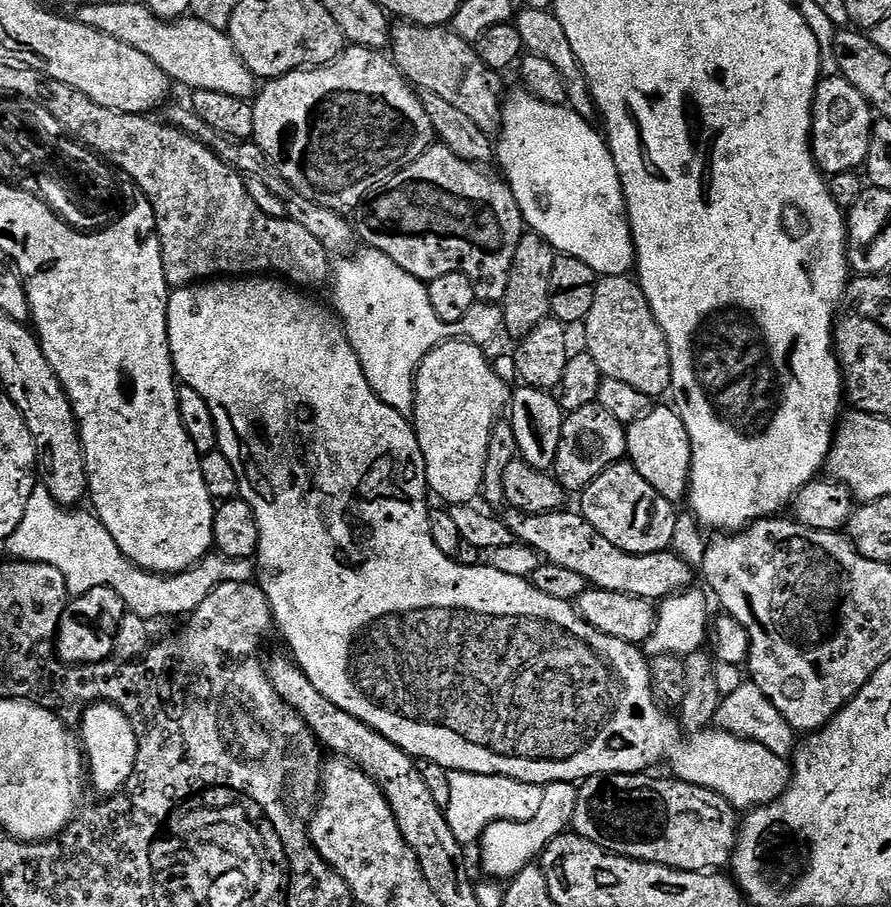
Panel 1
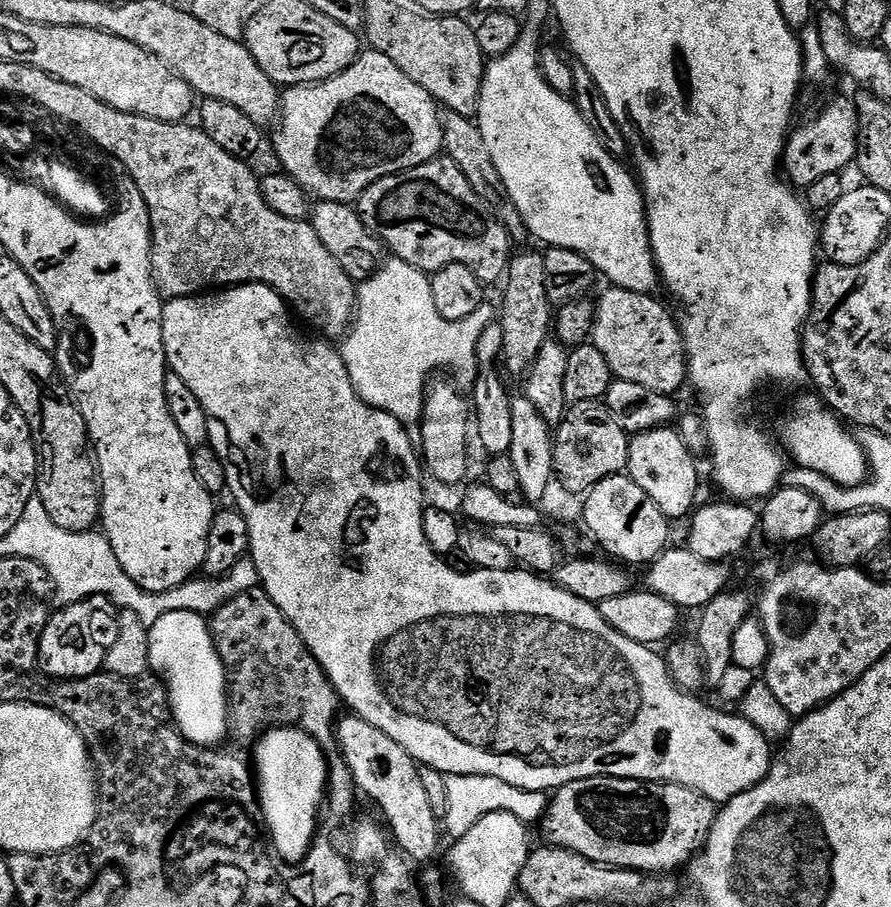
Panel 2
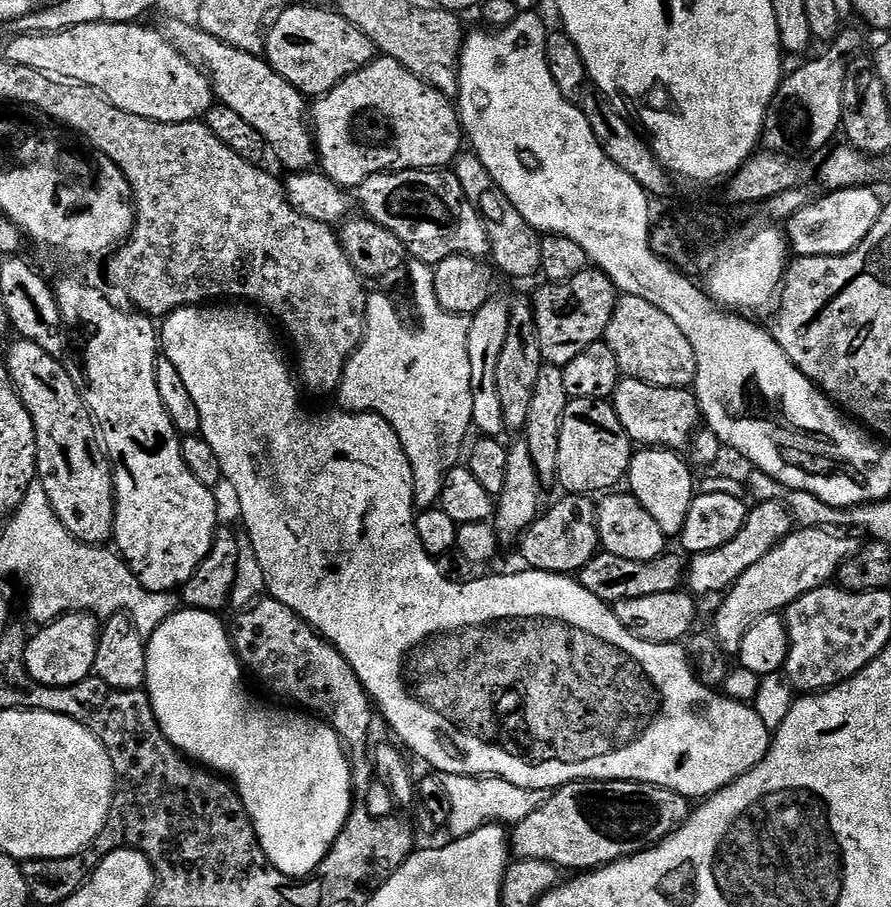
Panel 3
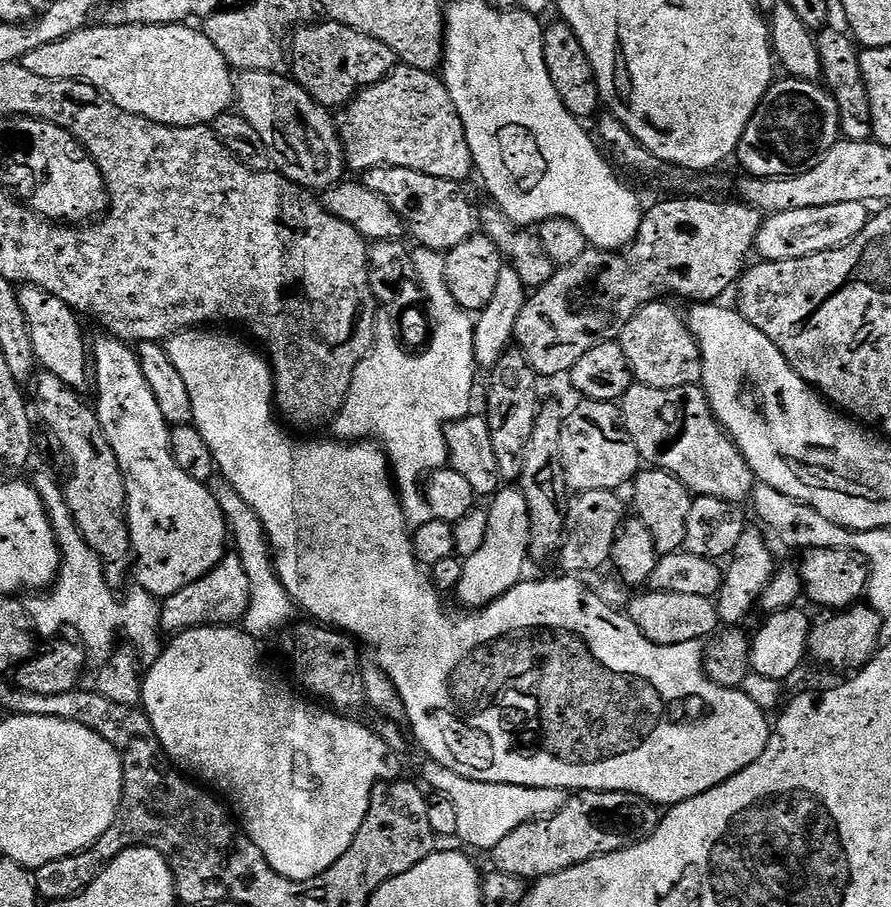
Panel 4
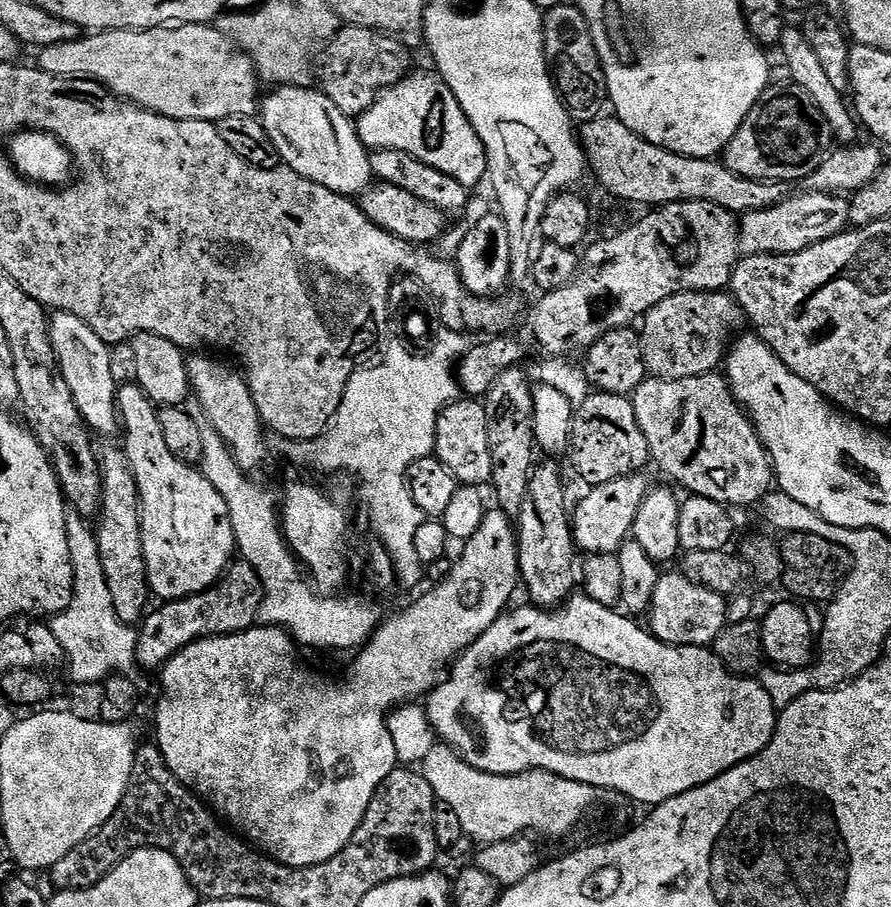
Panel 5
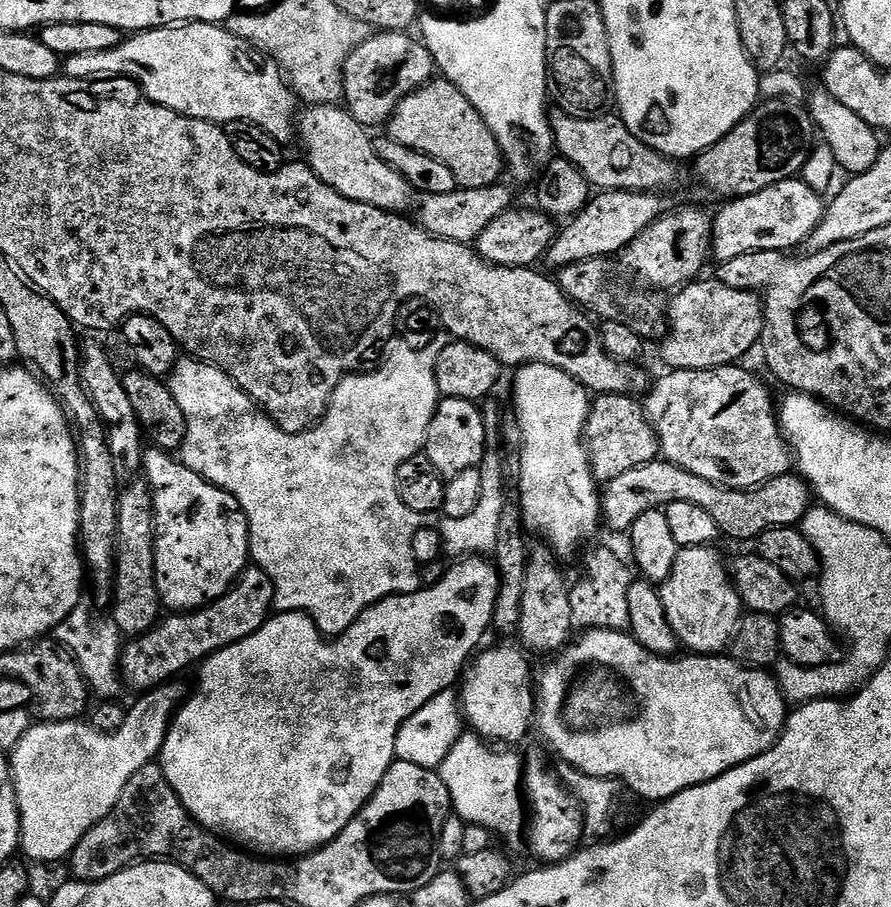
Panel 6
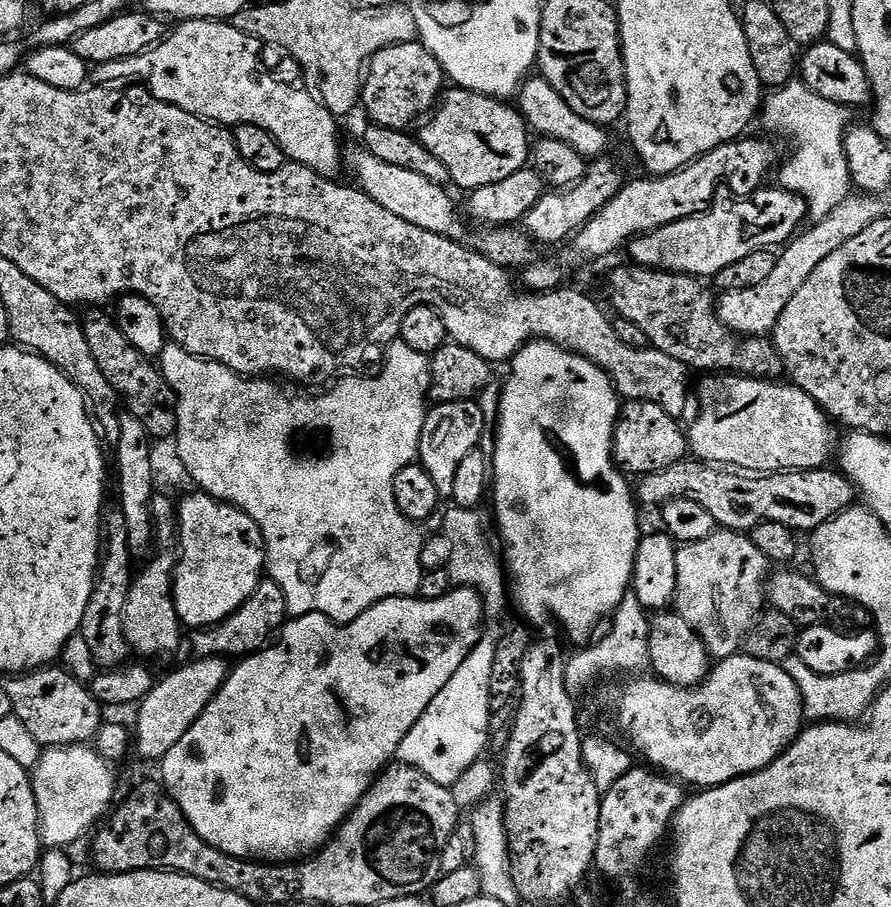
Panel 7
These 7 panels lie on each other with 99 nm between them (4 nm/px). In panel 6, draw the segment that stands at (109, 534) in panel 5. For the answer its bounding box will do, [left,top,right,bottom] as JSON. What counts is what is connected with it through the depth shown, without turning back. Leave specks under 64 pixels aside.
[110,479,162,638]

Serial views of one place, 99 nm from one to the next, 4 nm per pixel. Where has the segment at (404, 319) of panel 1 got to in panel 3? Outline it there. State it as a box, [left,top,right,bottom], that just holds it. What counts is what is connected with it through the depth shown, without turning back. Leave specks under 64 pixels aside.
[338,260,474,510]

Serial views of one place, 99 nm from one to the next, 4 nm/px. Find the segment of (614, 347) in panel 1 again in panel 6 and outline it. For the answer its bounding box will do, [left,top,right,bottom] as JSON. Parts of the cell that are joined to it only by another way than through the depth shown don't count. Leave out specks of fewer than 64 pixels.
[659,278,766,370]

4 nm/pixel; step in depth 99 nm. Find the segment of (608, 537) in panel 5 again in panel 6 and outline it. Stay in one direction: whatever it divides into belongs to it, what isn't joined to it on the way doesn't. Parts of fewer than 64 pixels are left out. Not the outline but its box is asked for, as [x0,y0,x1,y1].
[602,458,813,541]

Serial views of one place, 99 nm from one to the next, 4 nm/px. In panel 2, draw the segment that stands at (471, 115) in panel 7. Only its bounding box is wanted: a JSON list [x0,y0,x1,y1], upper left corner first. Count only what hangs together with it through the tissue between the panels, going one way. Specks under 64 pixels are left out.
[275,50,444,204]

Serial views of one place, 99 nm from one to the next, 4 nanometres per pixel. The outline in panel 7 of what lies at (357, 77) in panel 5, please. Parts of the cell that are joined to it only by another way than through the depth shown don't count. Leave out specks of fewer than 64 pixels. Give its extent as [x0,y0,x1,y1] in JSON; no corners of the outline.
[362,42,446,130]

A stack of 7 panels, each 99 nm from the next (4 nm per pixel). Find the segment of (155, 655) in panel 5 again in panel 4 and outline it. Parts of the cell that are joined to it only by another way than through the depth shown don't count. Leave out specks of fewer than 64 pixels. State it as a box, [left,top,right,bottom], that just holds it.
[160,551,252,634]

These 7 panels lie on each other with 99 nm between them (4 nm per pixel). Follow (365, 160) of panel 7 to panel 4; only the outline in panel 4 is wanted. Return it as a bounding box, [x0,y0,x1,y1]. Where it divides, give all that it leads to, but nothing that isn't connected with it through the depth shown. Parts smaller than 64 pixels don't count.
[236,71,346,190]

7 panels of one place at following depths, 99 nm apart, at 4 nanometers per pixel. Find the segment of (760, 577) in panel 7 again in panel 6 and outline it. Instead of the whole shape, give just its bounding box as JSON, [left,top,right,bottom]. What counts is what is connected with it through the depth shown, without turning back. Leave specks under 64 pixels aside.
[660,547,742,656]

